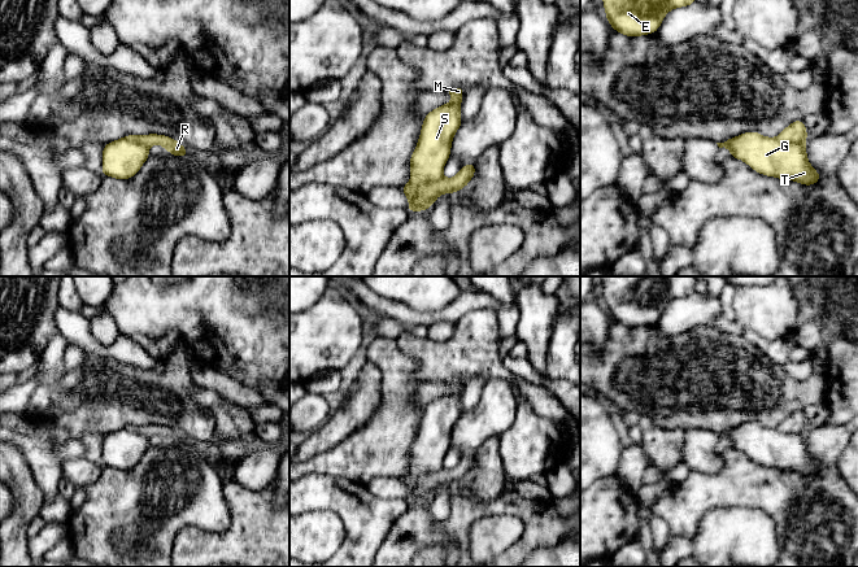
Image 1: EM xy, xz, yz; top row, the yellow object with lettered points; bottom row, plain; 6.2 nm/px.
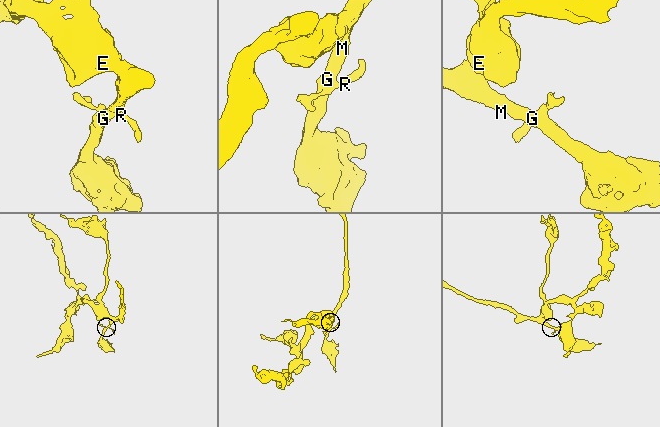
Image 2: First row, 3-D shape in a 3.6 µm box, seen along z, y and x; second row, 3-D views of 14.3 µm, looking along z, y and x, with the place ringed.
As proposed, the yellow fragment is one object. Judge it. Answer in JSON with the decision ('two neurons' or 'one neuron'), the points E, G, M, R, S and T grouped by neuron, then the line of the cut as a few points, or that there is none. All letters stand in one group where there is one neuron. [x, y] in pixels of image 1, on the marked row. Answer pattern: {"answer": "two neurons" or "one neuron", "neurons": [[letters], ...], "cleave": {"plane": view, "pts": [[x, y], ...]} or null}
{"answer": "two neurons", "neurons": [["E", "G", "M", "S", "T"], ["R"]], "cleave": {"plane": "xz", "pts": [[443, 177], [418, 188], [417, 196], [412, 203], [413, 210]]}}

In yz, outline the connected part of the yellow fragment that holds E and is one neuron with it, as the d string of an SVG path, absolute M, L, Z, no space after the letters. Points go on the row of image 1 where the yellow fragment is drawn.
M602 0L606 19L613 30L631 38L654 34L665 16L696 0Z

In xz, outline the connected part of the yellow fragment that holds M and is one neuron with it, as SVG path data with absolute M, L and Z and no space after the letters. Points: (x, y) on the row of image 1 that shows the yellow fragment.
M461 87L445 90L453 100L431 110L423 118L422 131L409 162L411 179L401 187L409 199L410 213L414 213L411 202L418 188L443 178L443 169L450 157L452 140L463 122L460 109L465 91Z

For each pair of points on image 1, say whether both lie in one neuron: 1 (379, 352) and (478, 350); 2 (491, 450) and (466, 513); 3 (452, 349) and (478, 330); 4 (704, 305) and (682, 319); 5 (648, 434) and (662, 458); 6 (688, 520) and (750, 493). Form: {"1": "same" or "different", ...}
{"1": "different", "2": "different", "3": "same", "4": "same", "5": "same", "6": "same"}

